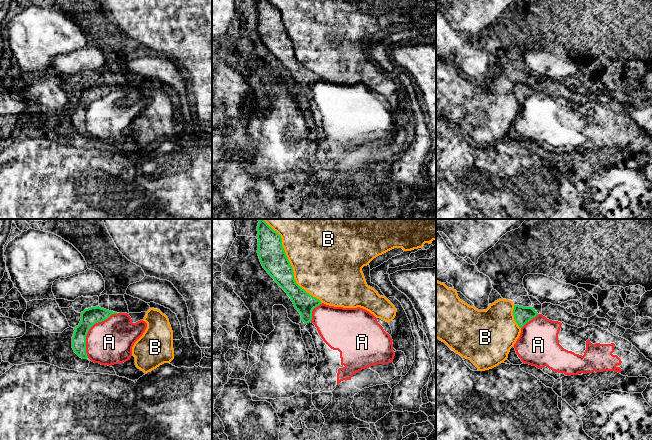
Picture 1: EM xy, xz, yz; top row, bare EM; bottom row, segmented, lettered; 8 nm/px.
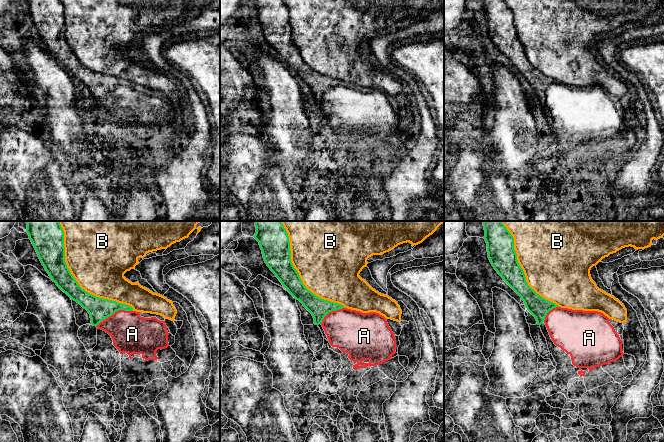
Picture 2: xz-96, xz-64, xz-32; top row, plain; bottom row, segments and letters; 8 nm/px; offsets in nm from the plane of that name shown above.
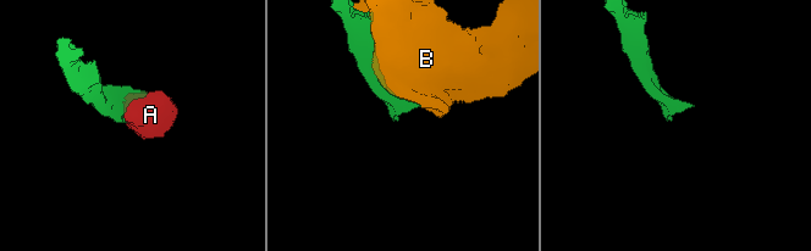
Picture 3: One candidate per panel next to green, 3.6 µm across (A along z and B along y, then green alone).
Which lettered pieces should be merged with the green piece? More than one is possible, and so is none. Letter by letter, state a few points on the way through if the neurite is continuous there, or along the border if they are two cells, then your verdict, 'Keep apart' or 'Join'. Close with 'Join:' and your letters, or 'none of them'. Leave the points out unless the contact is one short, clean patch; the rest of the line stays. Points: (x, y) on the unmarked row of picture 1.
A: Path across: xy (89, 93), (89, 104), (109, 118). Join
B: Keep apart
Join: A

